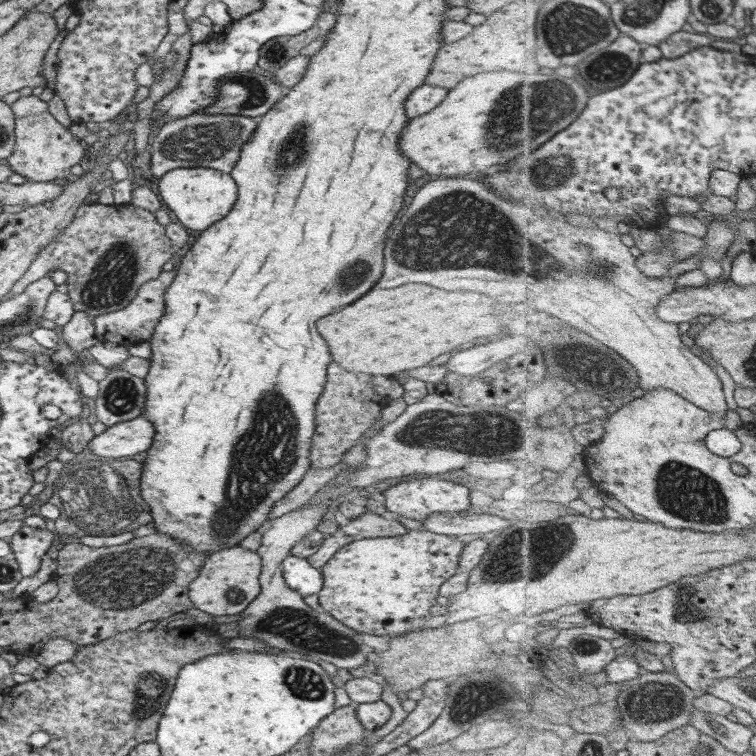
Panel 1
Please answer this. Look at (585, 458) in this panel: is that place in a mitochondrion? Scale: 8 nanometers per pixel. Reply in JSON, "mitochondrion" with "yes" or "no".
{"mitochondrion":"no"}

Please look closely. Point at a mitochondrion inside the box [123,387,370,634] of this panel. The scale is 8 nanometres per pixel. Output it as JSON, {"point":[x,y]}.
{"point":[234,594]}

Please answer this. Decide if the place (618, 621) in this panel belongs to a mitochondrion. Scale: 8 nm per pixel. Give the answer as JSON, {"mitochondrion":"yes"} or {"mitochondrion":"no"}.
{"mitochondrion":"no"}

